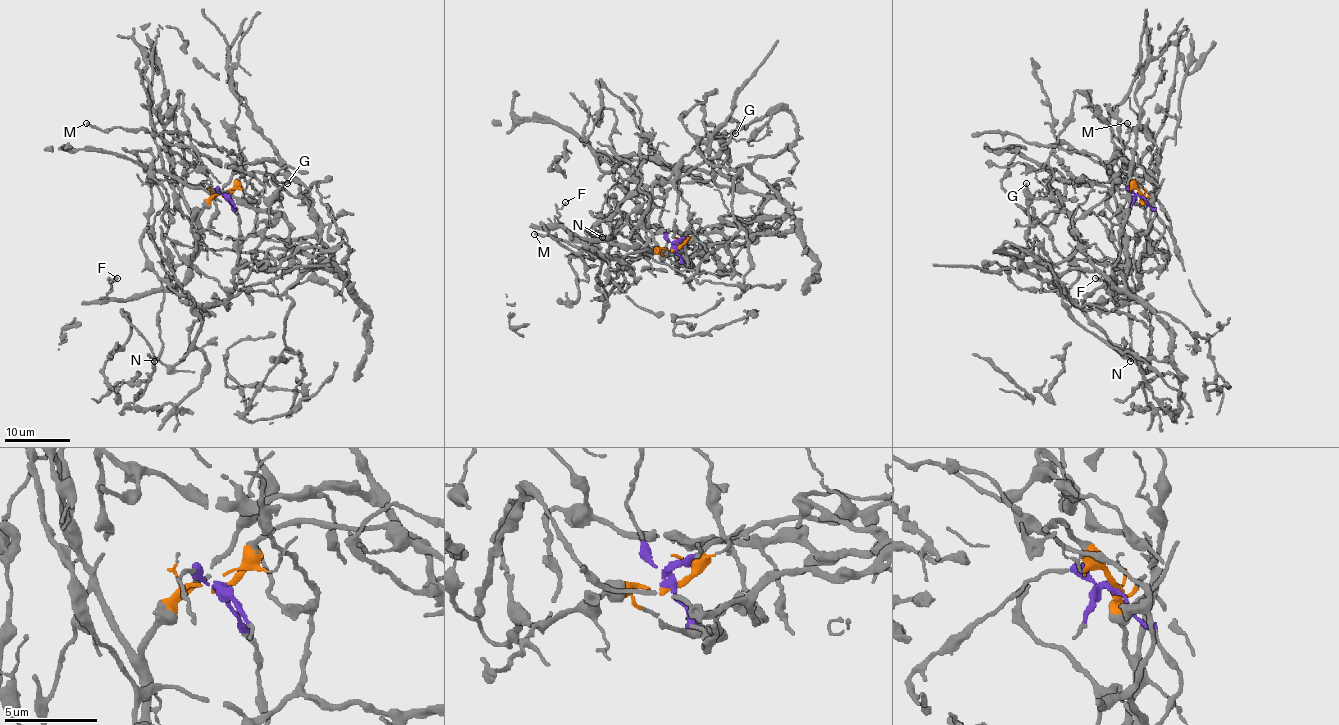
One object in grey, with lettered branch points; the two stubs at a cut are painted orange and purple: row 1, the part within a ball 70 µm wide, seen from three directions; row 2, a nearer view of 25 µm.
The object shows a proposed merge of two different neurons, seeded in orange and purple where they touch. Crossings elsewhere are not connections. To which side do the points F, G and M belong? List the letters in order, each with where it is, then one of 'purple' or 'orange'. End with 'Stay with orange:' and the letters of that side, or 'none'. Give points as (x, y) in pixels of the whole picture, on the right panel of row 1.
F: (1095, 278) | orange
G: (1026, 183) | orange
M: (1127, 123) | purple
Stay with orange: F, G

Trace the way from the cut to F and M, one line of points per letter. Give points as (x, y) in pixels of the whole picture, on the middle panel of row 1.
F: (673, 249), (647, 254), (628, 244), (582, 239), (555, 221), (560, 215), (557, 210), (565, 202)
M: (673, 249), (687, 271), (688, 262), (675, 251), (650, 249), (624, 215), (603, 261), (590, 249), (534, 235)

